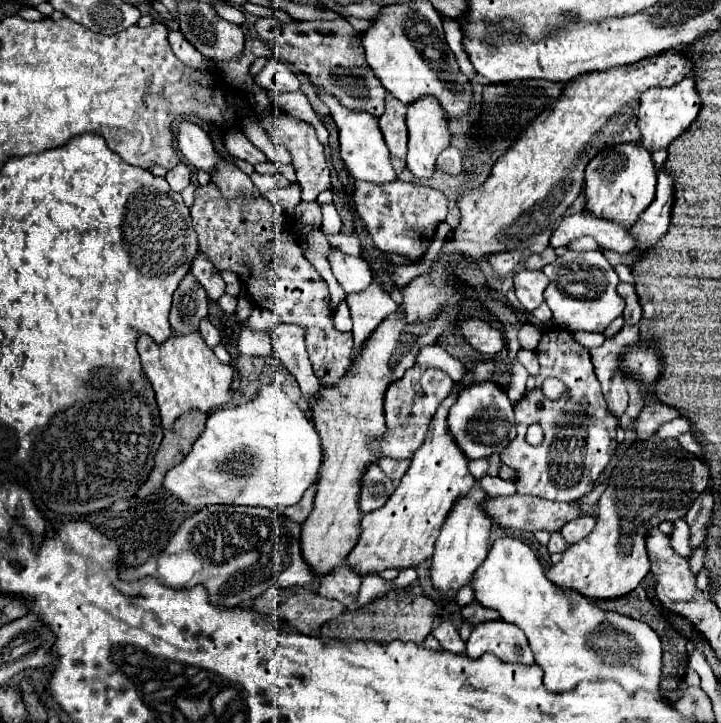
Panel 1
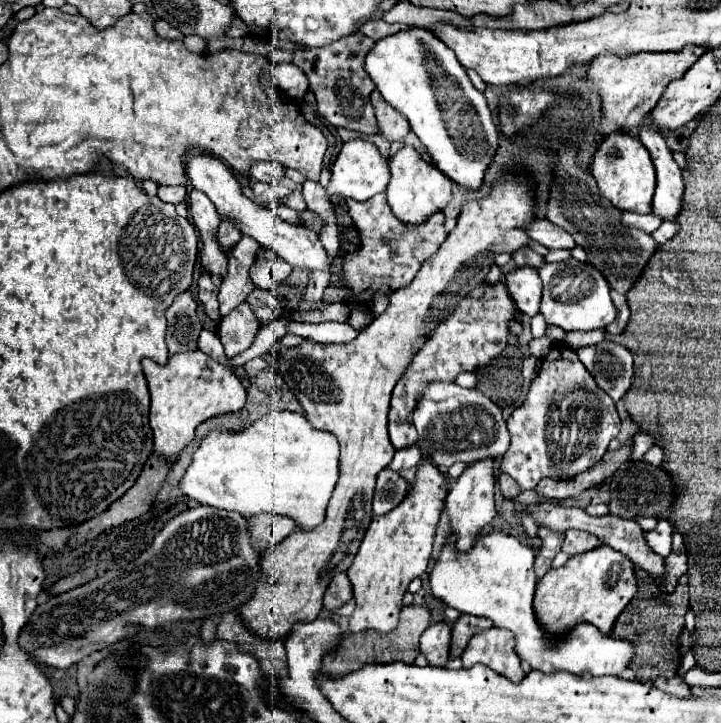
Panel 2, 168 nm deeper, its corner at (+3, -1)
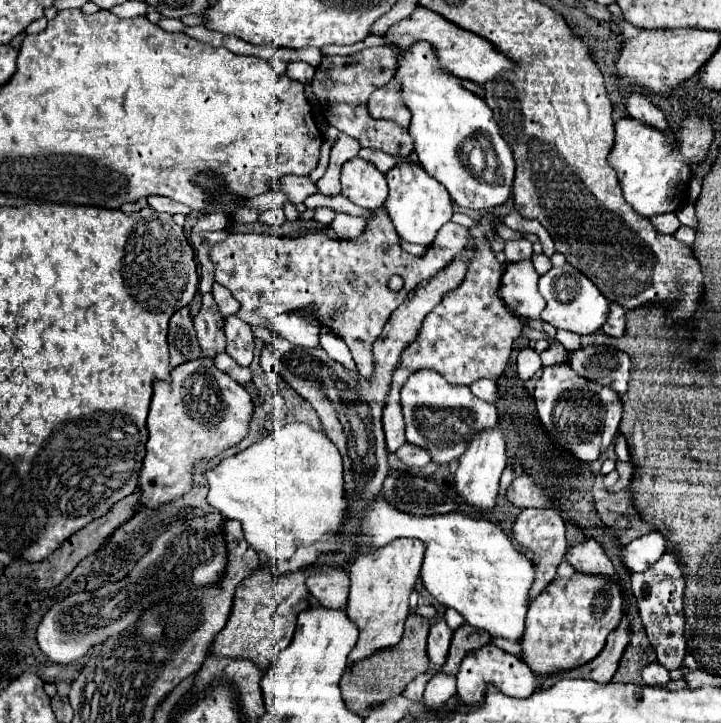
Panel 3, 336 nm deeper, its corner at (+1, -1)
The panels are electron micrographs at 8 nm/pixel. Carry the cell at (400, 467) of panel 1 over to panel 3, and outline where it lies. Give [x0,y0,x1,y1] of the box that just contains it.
[396,443,432,467]

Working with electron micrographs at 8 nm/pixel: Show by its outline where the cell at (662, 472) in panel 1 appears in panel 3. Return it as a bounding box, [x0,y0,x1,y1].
[520,573,624,675]

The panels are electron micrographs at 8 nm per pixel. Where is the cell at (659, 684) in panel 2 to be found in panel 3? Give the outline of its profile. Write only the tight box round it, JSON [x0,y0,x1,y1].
[642,663,670,685]

